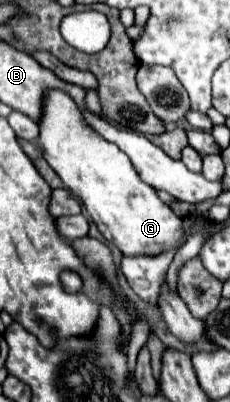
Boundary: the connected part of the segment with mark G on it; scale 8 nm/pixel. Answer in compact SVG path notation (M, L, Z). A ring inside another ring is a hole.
M56 90L46 96L44 104L38 138L44 158L62 178L64 186L82 200L90 218L110 244L120 248L124 256L160 256L186 240L182 218L158 198L152 186L138 178L130 158L118 146L96 140L98 134L82 122L82 114L70 96Z

